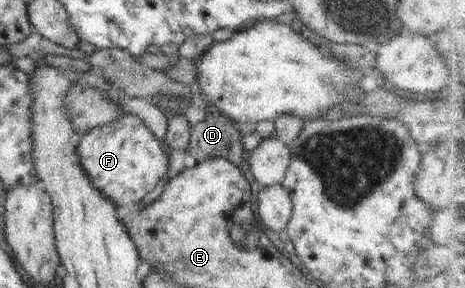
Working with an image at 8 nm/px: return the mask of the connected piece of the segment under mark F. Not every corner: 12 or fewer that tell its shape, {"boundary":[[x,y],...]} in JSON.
{"boundary":[[123,113],[78,139],[79,164],[117,207],[139,203],[169,154]]}

